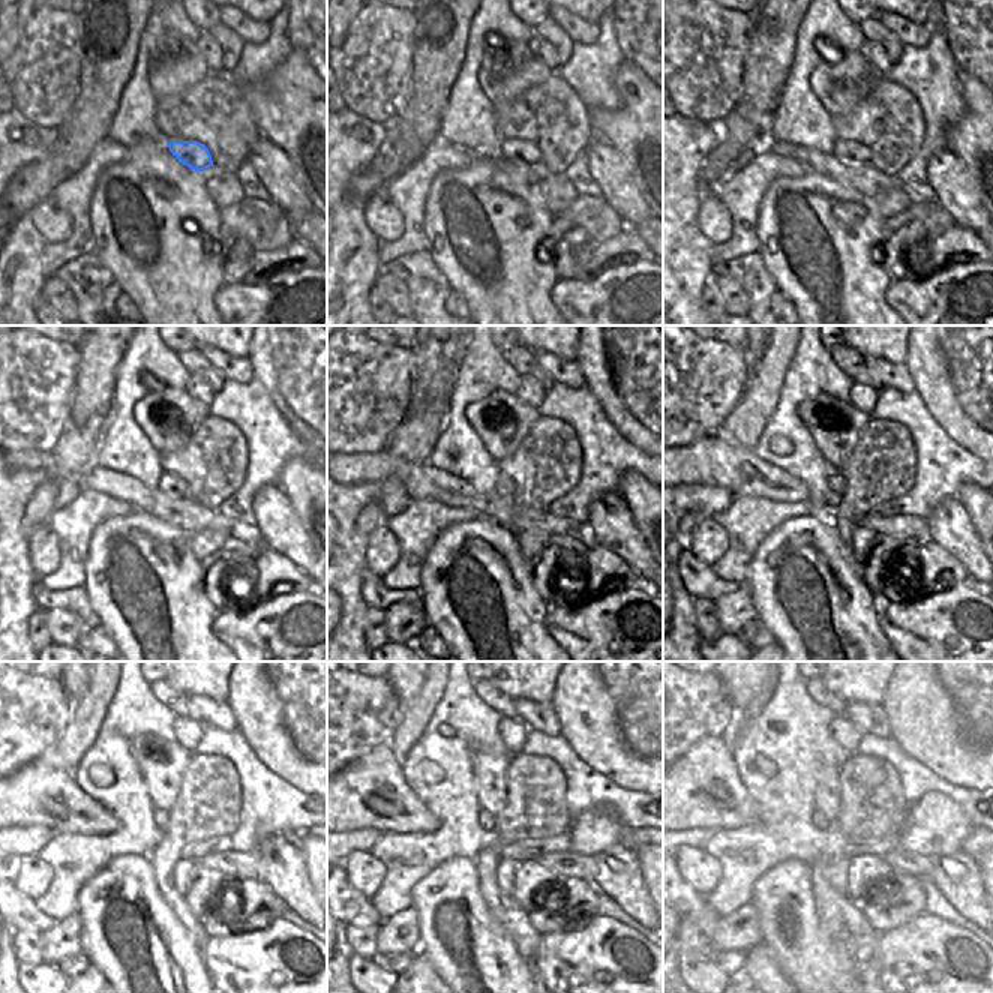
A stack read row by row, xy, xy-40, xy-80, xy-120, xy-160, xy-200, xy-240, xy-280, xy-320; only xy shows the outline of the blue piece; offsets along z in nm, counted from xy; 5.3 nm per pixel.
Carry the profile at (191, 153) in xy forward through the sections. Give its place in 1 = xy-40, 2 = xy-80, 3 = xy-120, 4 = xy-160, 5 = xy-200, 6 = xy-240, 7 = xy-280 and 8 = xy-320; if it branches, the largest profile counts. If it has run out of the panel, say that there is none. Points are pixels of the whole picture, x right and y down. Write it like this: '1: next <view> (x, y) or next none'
1: next xy-40 (516, 152)
2: next xy-80 (848, 152)
3: next xy-120 (173, 486)
4: next xy-160 (504, 486)
5: next xy-200 (836, 483)
6: next xy-240 (161, 816)
7: next xy-280 (485, 819)
8: next xy-320 (818, 819)

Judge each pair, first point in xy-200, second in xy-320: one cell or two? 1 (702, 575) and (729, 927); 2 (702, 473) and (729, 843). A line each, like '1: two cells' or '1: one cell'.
1: two cells
2: two cells

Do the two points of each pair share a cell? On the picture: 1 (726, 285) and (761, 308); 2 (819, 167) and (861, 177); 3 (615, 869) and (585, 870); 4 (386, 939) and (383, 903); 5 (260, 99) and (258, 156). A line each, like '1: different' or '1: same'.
1: different
2: same
3: different
4: different
5: different

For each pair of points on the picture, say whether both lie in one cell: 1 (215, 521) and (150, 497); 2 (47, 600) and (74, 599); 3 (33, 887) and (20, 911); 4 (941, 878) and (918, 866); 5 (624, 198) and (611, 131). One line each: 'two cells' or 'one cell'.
1: one cell
2: one cell
3: two cells
4: two cells
5: two cells

